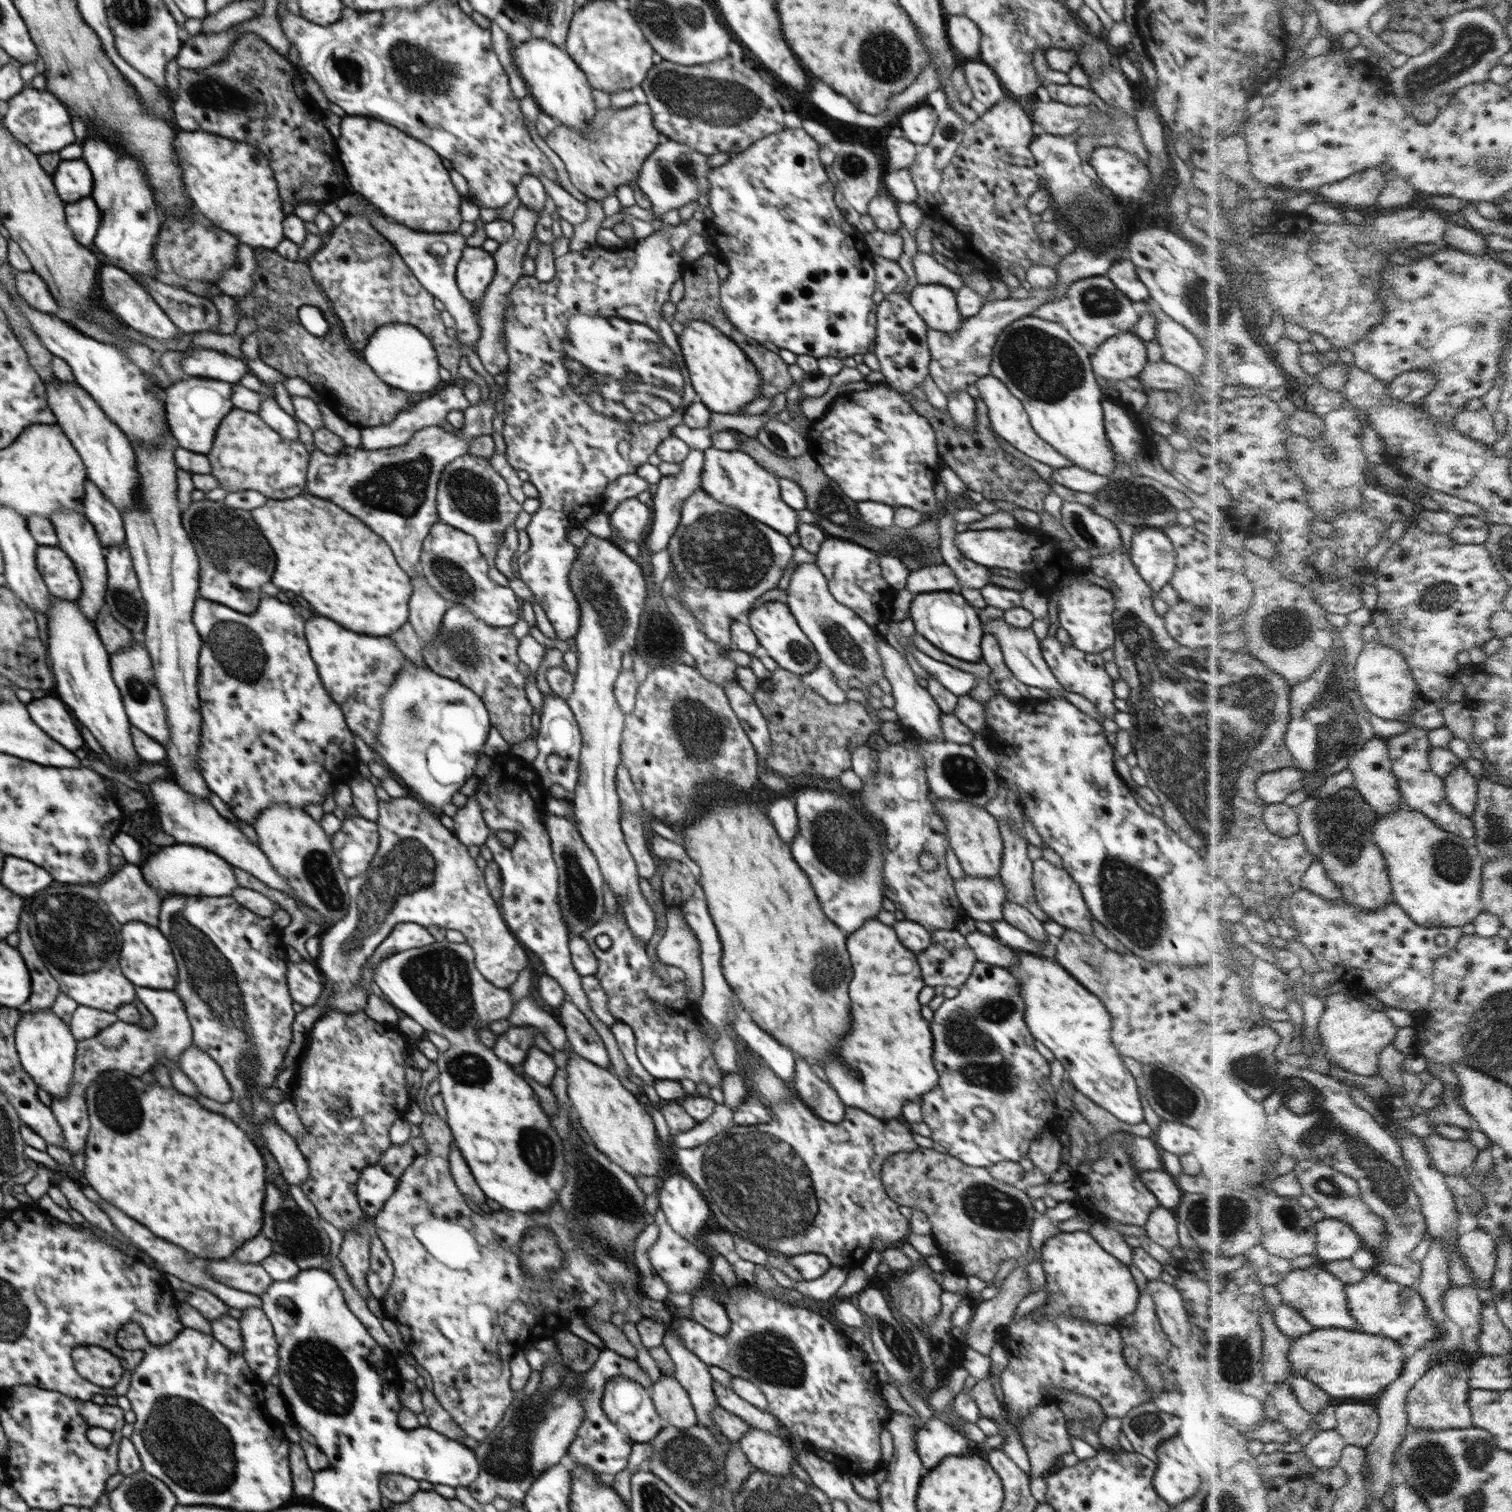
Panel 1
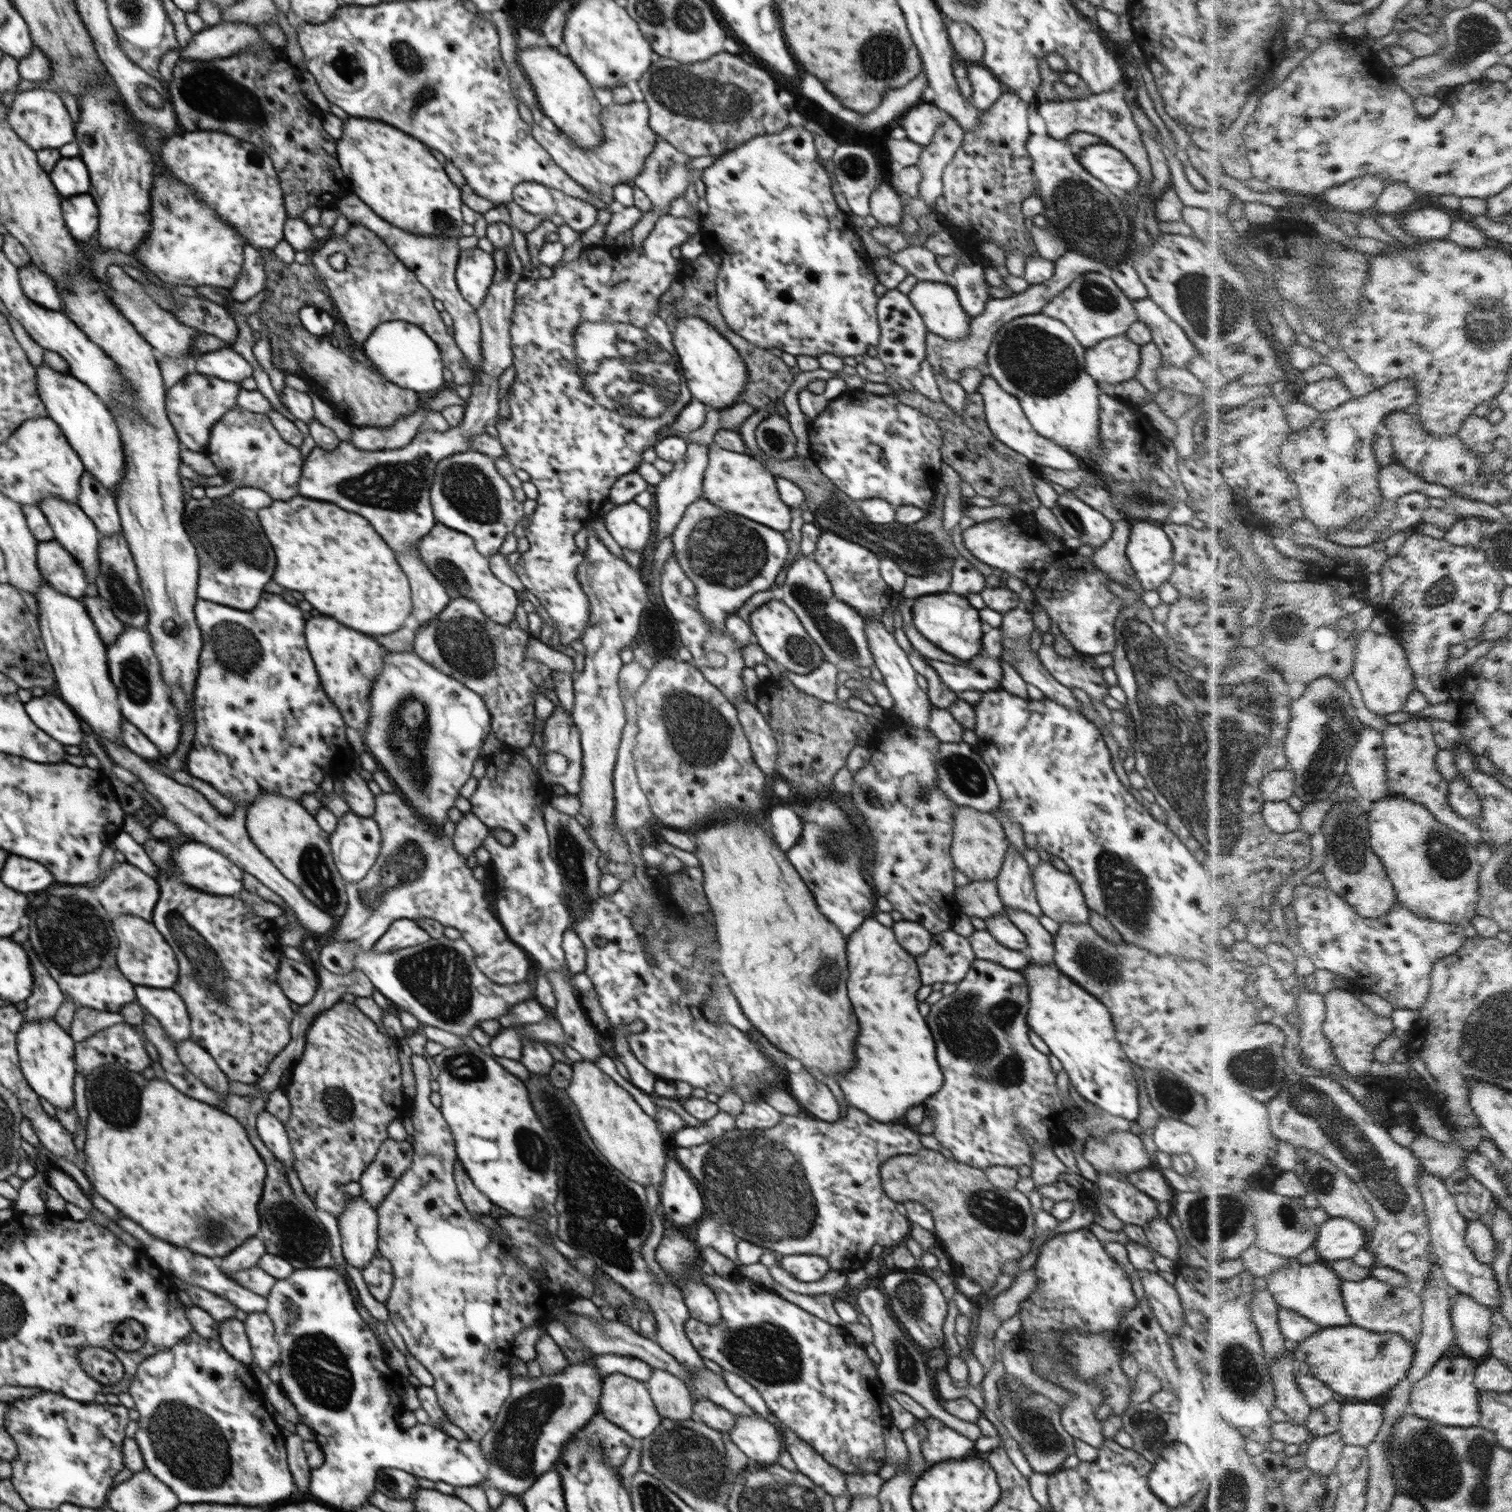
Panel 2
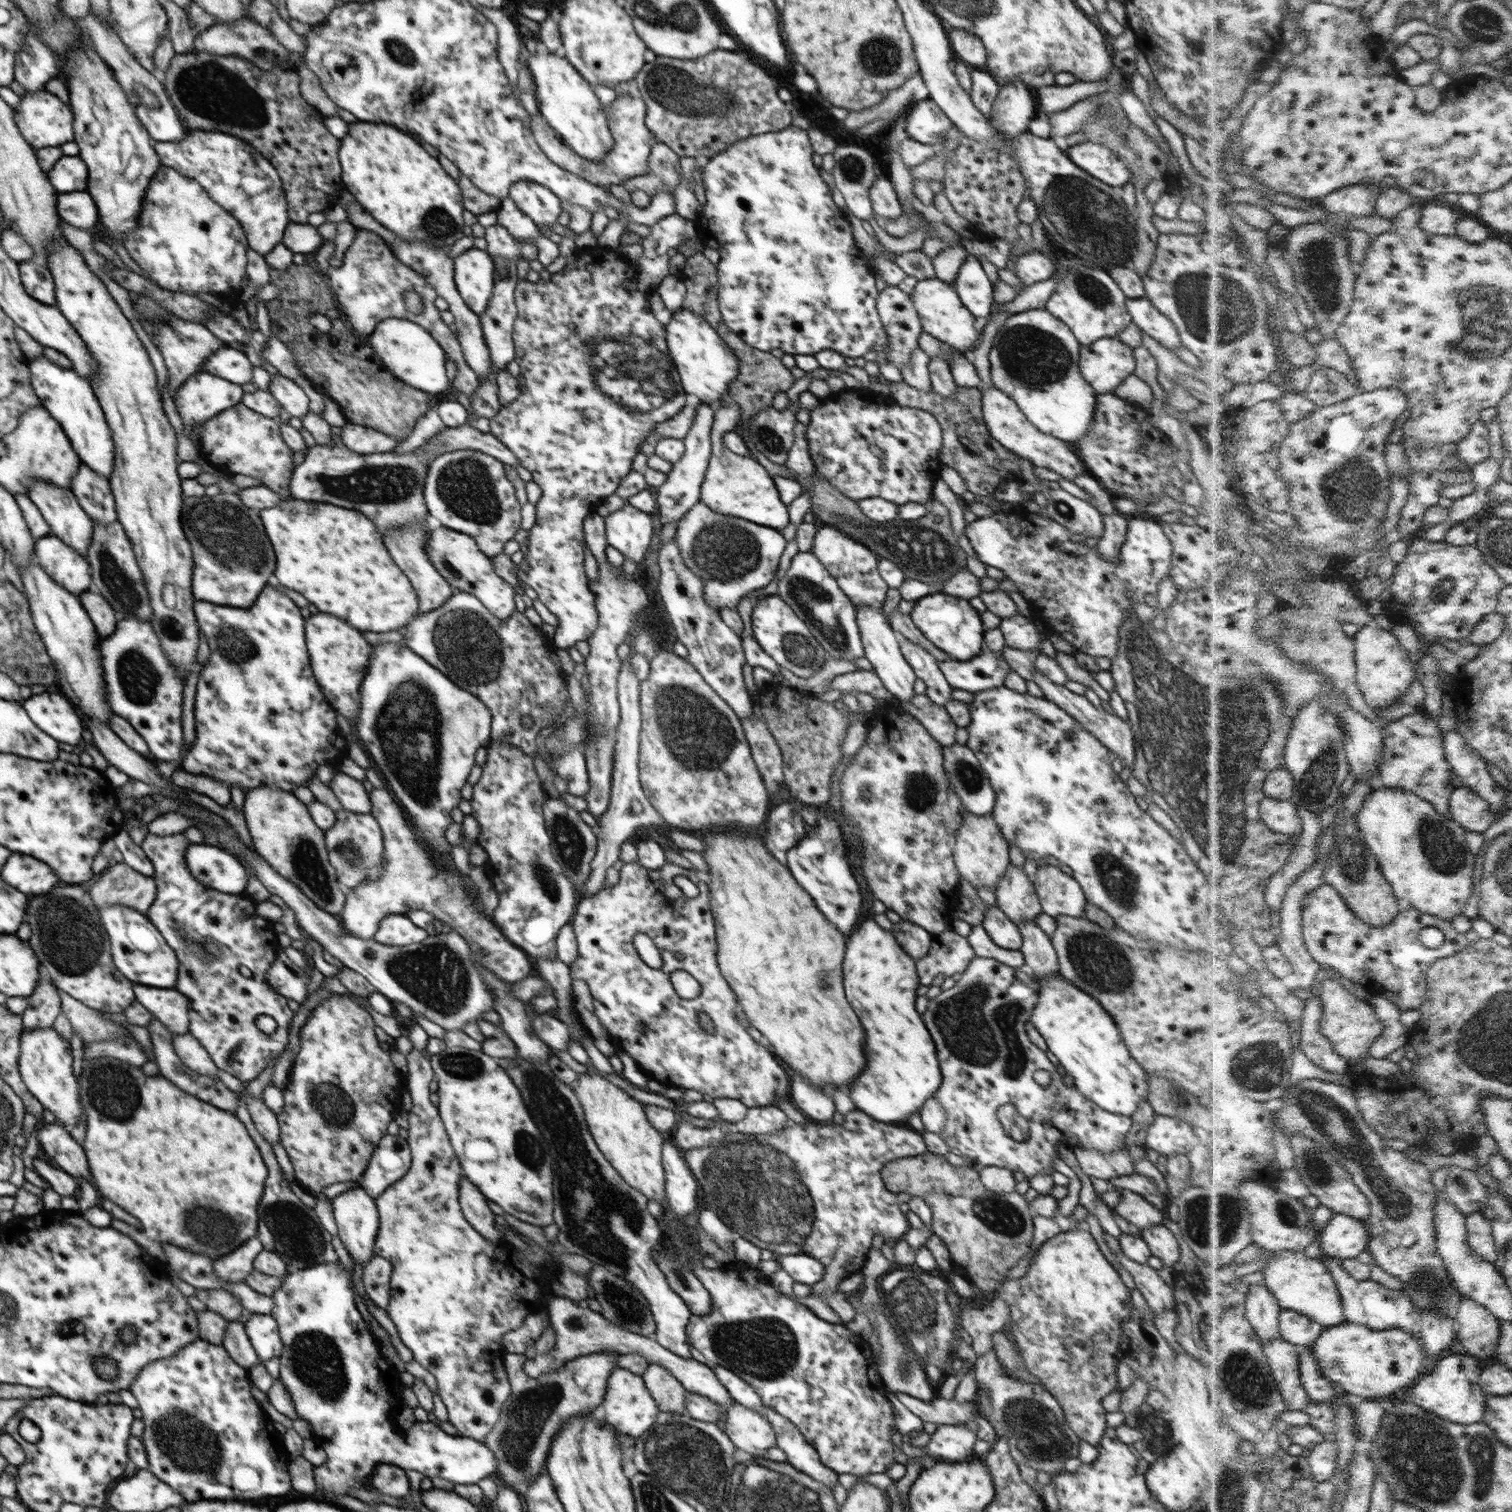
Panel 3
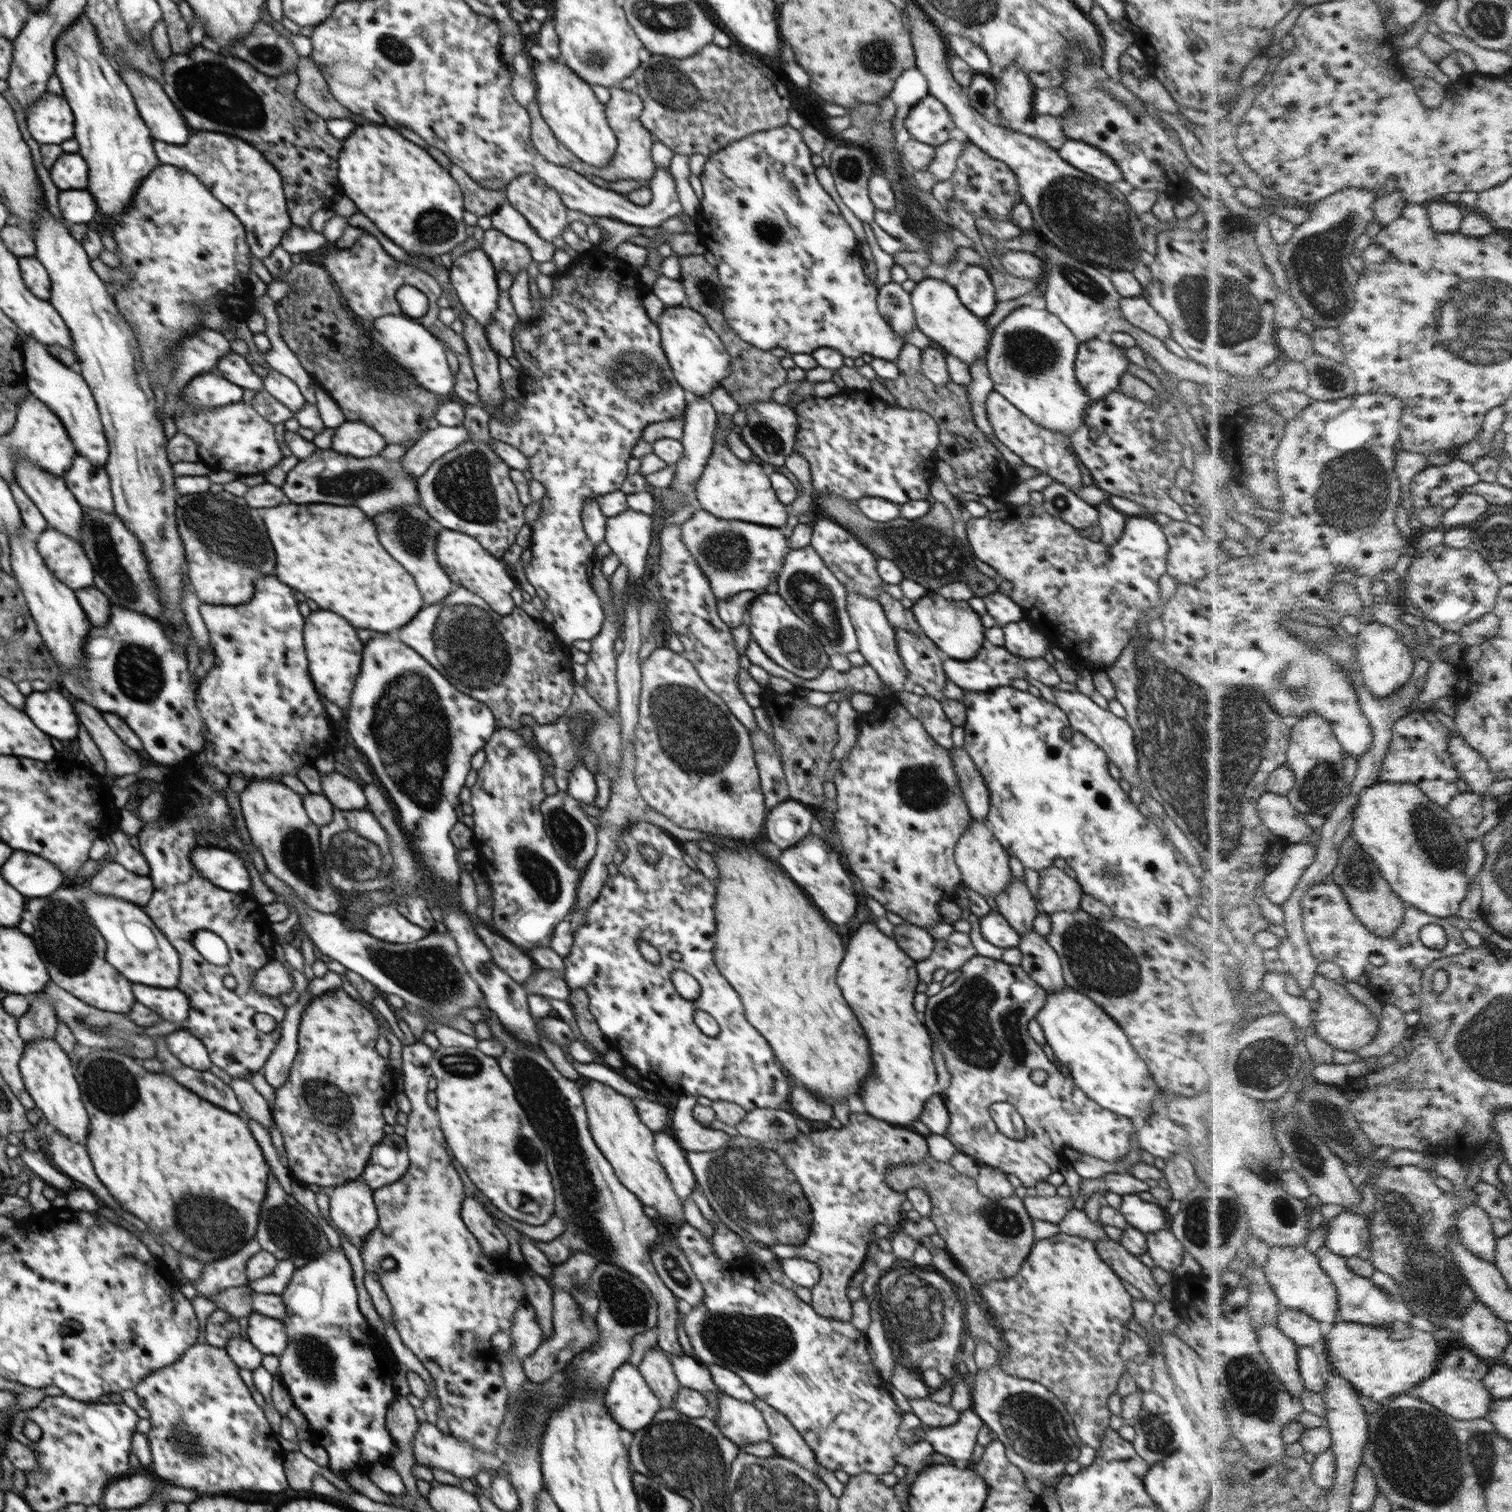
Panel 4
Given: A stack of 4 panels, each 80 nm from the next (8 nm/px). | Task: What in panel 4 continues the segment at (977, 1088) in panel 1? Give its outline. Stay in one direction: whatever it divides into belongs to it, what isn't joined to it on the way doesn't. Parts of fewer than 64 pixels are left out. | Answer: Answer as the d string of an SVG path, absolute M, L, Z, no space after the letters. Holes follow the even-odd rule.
M974 956L958 972L952 985L943 988L940 994L928 998L928 1008L924 1012L924 1024L932 1032L938 1048L942 1050L948 1074L951 1076L950 1086L941 1097L949 1110L949 1127L944 1135L956 1147L957 1152L971 1156L980 1166L1015 1174L1025 1187L1035 1187L1038 1181L1044 1181L1049 1174L1058 1171L1065 1148L1105 1161L1122 1159L1128 1154L1131 1150L1130 1133L1135 1130L1137 1123L1102 1108L1088 1098L1071 1077L1066 1077L1048 1060L1042 1045L1030 1036L1028 1023L1044 1006L1045 1000L1048 999L1047 992L1021 965L1005 964L984 956ZM1034 1070L1044 1070L1048 1073L1048 1079L1042 1085L1030 1079ZM994 1102L1009 1102L1015 1106L1026 1125L1025 1139L1010 1139L998 1131L988 1111Z

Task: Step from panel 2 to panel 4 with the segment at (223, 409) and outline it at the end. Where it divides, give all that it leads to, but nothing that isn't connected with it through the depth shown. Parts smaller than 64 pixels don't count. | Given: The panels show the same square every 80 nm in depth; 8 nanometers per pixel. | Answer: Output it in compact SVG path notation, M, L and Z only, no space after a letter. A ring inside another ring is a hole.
M200 373L183 388L187 404L217 409L242 401L243 388L226 378L210 373Z

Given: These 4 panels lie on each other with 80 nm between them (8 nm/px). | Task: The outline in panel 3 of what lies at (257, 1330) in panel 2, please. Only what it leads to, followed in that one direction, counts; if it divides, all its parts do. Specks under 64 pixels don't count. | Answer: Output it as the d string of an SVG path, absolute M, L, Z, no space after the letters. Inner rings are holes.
M252 1313L250 1319L244 1324L245 1331L258 1355L259 1362L263 1363L282 1354L282 1342L278 1325L274 1317Z

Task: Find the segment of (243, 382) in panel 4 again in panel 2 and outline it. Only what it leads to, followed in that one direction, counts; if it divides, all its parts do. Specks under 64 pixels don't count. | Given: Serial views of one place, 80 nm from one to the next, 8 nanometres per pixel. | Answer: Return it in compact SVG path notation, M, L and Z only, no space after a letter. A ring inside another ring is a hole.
M223 348L198 354L193 360L193 372L240 384L252 376L252 366L234 349Z

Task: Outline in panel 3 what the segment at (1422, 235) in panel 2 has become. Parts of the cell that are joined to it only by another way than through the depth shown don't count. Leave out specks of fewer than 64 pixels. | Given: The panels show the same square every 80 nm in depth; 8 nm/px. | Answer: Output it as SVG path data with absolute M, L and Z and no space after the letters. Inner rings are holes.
M1443 200L1423 208L1423 228L1431 234L1456 235L1460 221L1460 214Z

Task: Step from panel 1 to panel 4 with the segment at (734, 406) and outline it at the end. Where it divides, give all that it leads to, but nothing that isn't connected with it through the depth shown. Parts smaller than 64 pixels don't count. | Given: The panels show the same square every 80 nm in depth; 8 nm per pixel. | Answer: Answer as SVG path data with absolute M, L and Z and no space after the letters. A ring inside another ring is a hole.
M686 305L666 306L657 325L673 375L684 390L690 390L696 396L707 396L721 386L731 373L731 358L725 344L699 312Z

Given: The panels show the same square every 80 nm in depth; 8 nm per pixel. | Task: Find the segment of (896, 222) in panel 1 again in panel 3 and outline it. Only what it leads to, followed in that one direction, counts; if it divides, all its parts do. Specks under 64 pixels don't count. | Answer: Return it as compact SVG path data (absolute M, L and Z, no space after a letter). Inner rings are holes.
M880 174L870 187L869 197L875 216L898 218L903 208L898 201L893 183L887 175Z

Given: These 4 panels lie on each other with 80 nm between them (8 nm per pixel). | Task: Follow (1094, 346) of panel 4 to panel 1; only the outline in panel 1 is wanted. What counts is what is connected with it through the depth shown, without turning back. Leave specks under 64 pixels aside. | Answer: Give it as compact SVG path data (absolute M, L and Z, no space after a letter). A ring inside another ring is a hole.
M1122 331L1091 352L1093 371L1106 380L1136 378L1148 361L1146 345L1131 331Z

